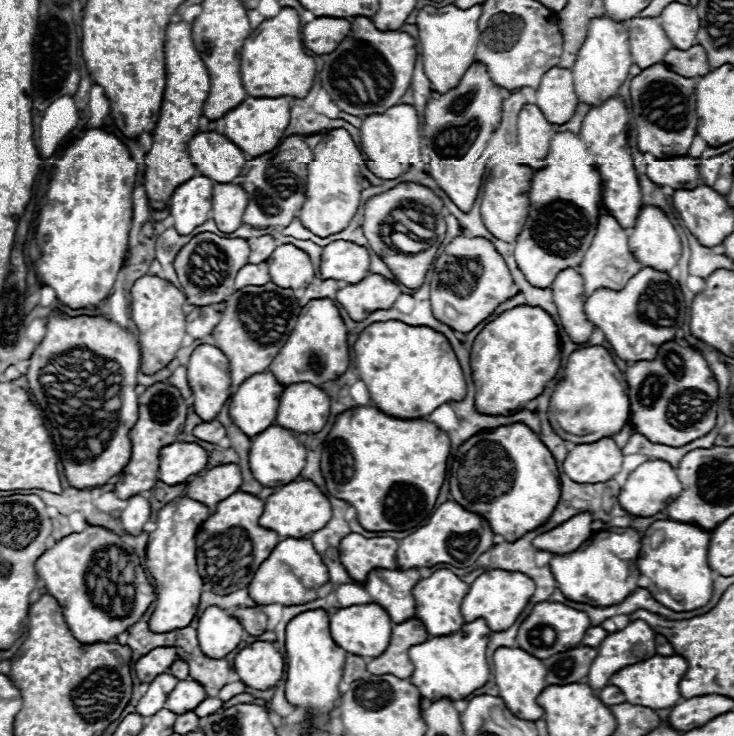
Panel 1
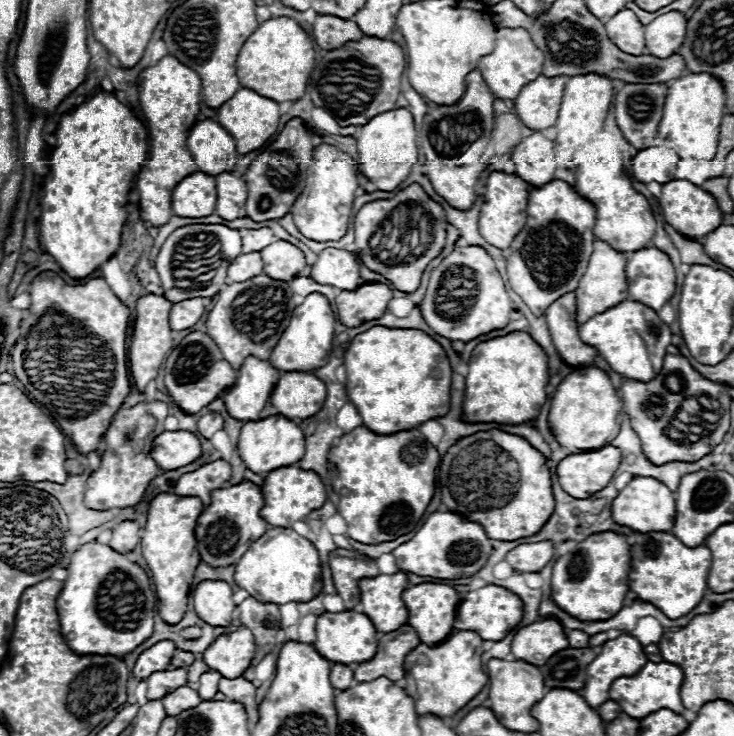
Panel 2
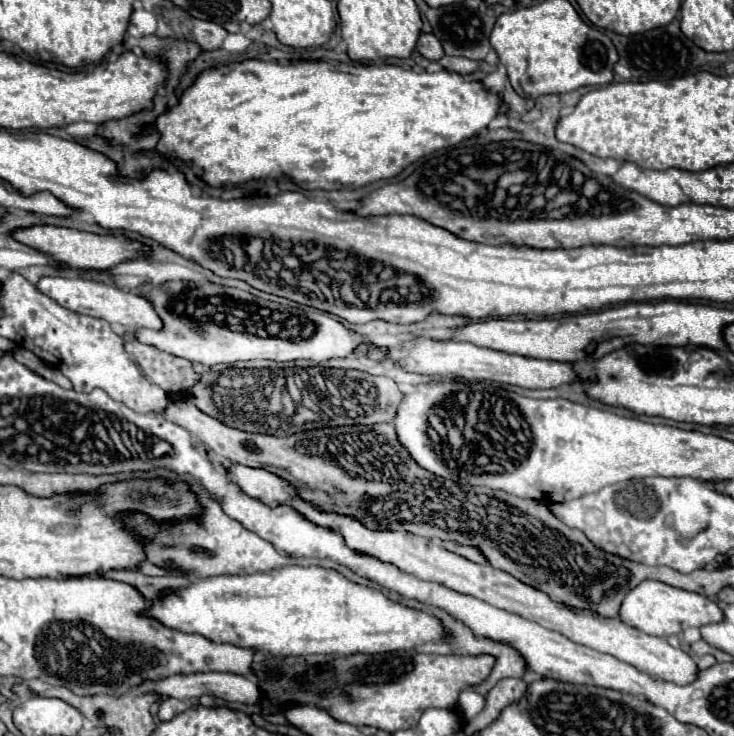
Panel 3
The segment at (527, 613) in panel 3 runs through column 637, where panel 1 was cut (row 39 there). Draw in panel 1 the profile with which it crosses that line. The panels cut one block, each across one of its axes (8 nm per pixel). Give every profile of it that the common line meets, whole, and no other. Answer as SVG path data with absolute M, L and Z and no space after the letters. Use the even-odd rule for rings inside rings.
M634 16L626 22L626 28L630 38L630 54L640 68L660 62L666 50L672 48L670 40L666 38L666 32L656 18Z

